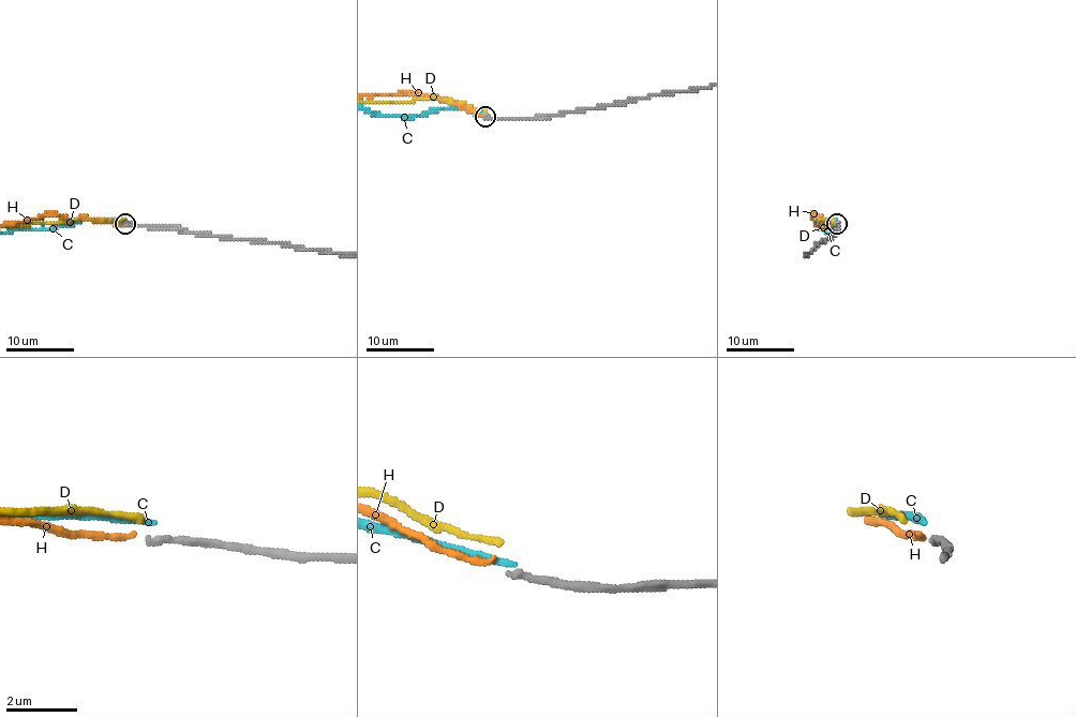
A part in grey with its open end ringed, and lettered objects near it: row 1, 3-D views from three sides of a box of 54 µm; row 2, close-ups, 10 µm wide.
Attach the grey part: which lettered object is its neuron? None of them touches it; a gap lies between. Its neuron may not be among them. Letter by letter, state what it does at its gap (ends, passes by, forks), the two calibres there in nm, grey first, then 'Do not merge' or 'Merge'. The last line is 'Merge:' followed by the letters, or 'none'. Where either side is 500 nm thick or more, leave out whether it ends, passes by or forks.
C: It ends there. Thickness 160 nm (grey) against 190 nm. Do not merge
D: It ends there. Thickness 160 nm (grey) against 150 nm. Do not merge
H: It ends there. Thickness 160 nm (grey) against 160 nm. Merge
Merge: H

